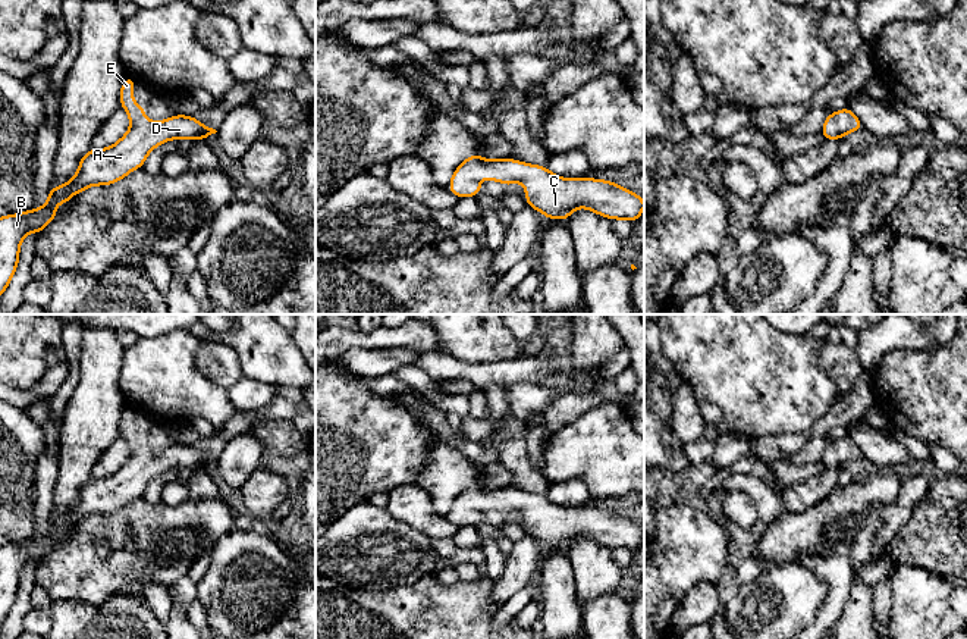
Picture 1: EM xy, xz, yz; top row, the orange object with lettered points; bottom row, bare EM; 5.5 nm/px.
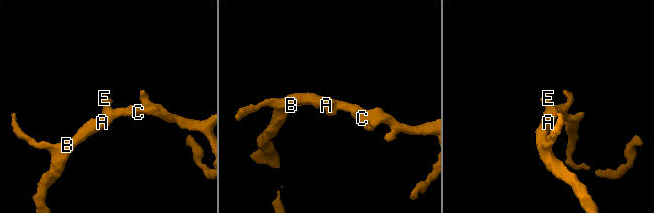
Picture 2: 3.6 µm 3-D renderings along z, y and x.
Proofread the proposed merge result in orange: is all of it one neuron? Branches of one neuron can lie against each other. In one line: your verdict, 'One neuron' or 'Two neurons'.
One neuron

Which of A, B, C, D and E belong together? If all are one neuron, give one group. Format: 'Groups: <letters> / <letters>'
Groups: A B C D E

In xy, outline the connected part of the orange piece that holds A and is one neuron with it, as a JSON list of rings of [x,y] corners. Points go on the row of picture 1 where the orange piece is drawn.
[[[126,76],[120,87],[120,104],[129,116],[131,128],[114,145],[91,148],[81,159],[76,175],[67,184],[50,189],[43,207],[0,217],[0,297],[18,267],[21,242],[29,232],[38,234],[56,219],[57,203],[69,203],[73,194],[88,187],[120,181],[129,172],[142,167],[148,153],[169,140],[205,140],[217,132],[192,116],[176,115],[163,122],[148,120],[142,116],[145,106],[134,103],[132,87],[136,82]]]

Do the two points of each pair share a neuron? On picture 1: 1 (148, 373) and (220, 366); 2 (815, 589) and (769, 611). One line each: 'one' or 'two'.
1: two
2: one

